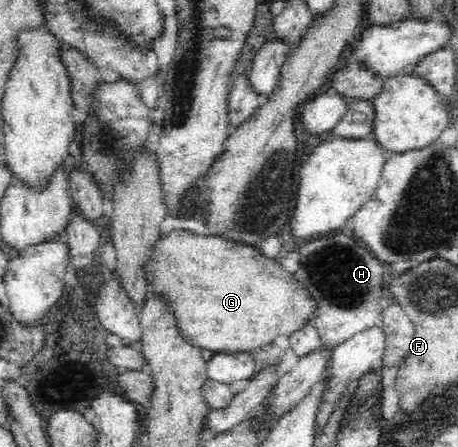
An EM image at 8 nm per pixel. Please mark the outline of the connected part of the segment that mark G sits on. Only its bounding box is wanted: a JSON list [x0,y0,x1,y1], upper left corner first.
[144,230,316,352]

